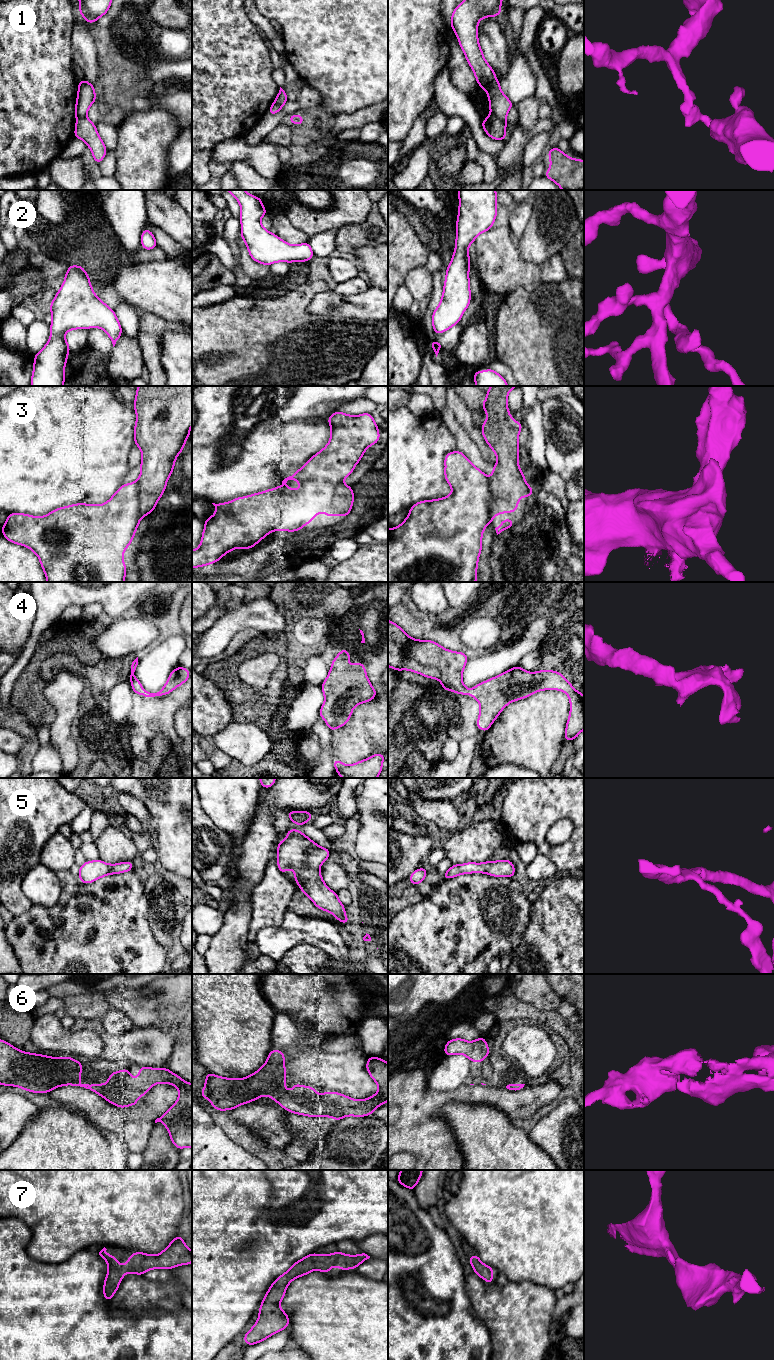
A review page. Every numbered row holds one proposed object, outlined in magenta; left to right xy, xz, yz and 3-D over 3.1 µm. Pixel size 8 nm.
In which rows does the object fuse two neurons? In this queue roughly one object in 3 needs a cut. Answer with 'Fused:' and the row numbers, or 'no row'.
Fused: 1

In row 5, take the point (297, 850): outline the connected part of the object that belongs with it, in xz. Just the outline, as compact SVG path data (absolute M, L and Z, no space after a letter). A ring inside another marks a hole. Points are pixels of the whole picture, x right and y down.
M290 829L288 837L279 841L277 864L284 874L287 869L295 871L294 879L318 909L328 911L343 924L348 924L345 906L339 901L337 892L331 891L322 879L320 865L327 861L331 850L317 845L304 833Z

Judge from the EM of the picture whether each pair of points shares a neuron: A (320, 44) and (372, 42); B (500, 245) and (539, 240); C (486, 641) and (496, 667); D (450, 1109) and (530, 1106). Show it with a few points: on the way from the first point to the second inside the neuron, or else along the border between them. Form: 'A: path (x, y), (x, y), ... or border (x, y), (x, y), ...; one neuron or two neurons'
A: path (333, 42), (359, 42); one neuron
B: border (517, 246), (519, 255), (525, 261), (535, 262); two neurons
C: border (491, 649), (473, 652); two neurons
D: border (471, 1103), (492, 1105), (501, 1110), (512, 1122); two neurons

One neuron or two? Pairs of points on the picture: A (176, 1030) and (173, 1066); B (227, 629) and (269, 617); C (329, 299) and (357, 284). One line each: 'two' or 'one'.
A: one
B: one
C: two

